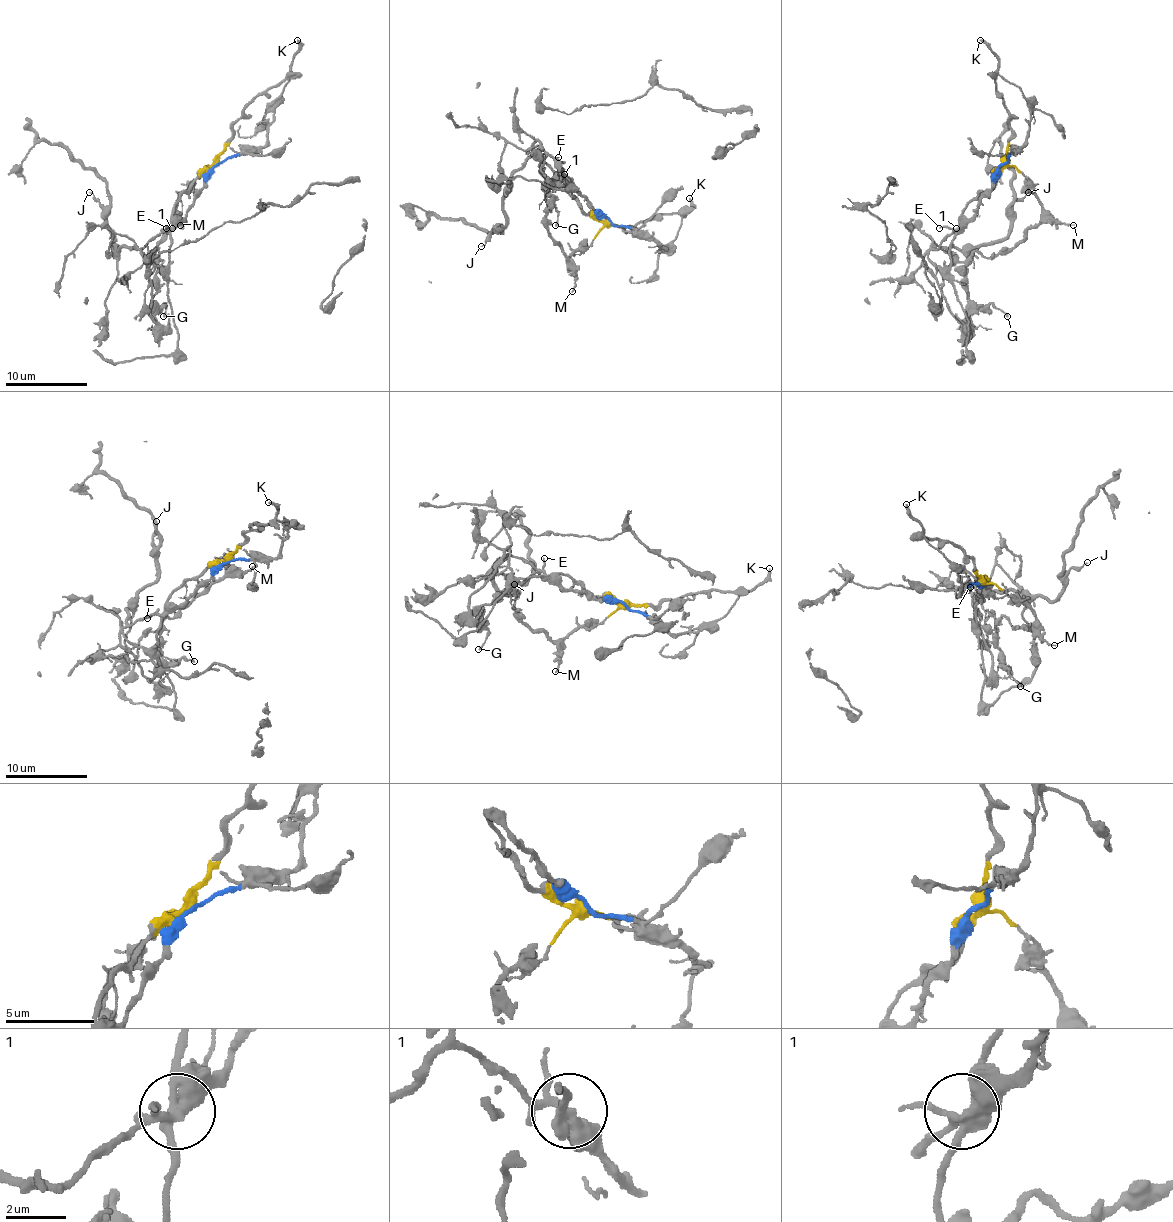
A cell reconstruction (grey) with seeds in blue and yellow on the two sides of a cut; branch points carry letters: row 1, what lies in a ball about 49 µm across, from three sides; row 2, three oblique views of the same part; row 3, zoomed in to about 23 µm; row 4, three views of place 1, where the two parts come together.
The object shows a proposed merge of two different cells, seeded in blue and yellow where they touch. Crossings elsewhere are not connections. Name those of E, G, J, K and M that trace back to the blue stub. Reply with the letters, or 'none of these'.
E, J

